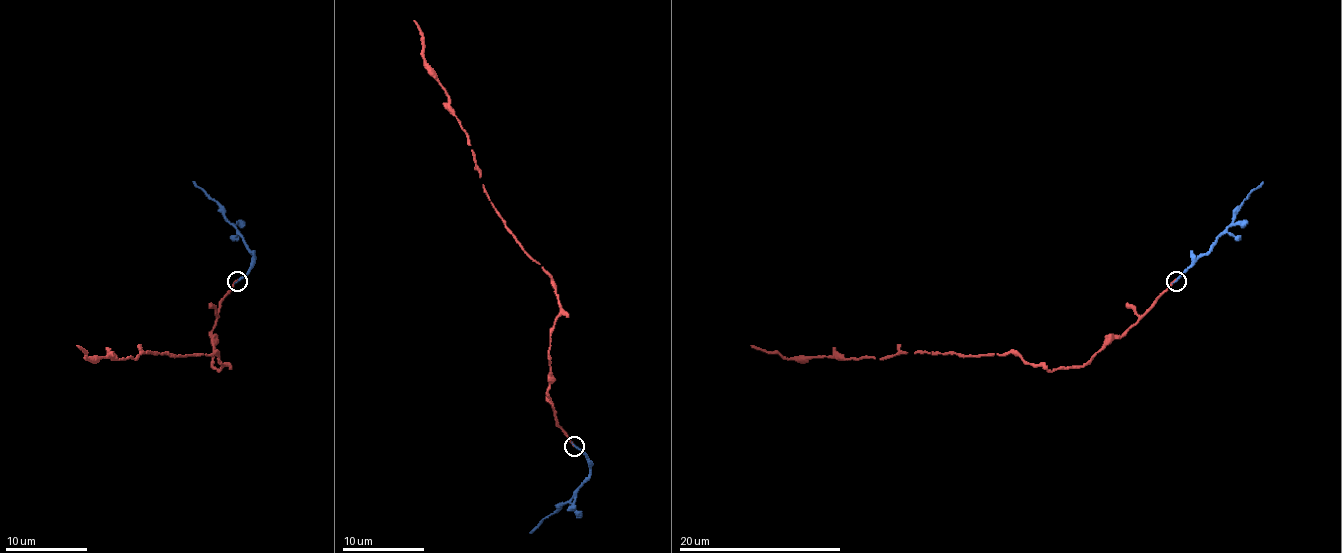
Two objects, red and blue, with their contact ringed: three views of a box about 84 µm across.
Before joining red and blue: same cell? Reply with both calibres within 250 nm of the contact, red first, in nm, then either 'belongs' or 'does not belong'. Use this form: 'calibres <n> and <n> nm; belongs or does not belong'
calibres 190 and 140 nm; belongs

